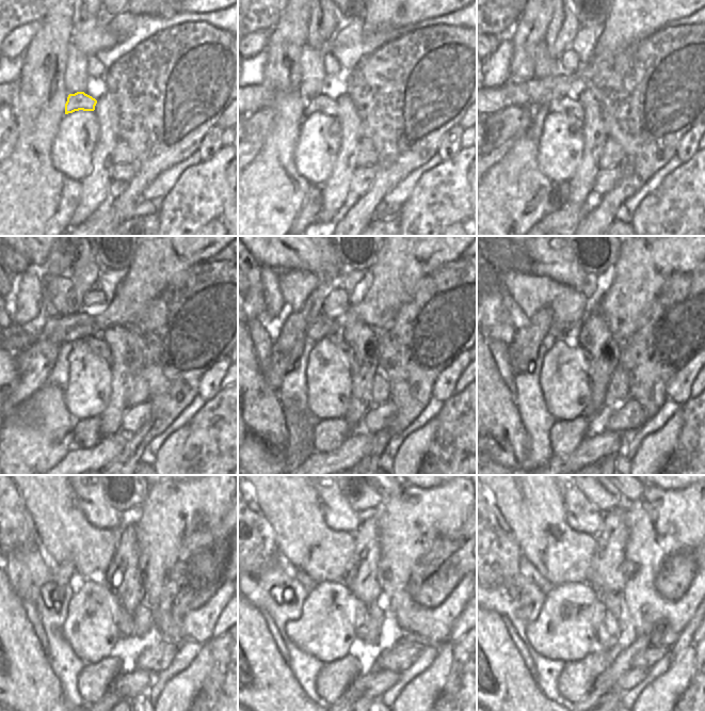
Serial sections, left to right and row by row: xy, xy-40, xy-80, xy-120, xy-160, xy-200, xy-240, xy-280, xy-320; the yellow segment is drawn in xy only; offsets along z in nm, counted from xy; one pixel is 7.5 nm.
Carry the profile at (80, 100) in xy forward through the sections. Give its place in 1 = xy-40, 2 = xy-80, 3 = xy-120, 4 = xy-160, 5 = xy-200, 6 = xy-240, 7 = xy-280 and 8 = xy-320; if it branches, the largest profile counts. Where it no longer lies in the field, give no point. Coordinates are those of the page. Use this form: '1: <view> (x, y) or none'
1: xy-40 (319, 103)
2: xy-80 (565, 105)
3: xy-120 (97, 345)
4: xy-160 (347, 353)
5: xy-200 (586, 356)
6: xy-240 (124, 621)
7: xy-280 (367, 630)
8: xy-320 (608, 628)

